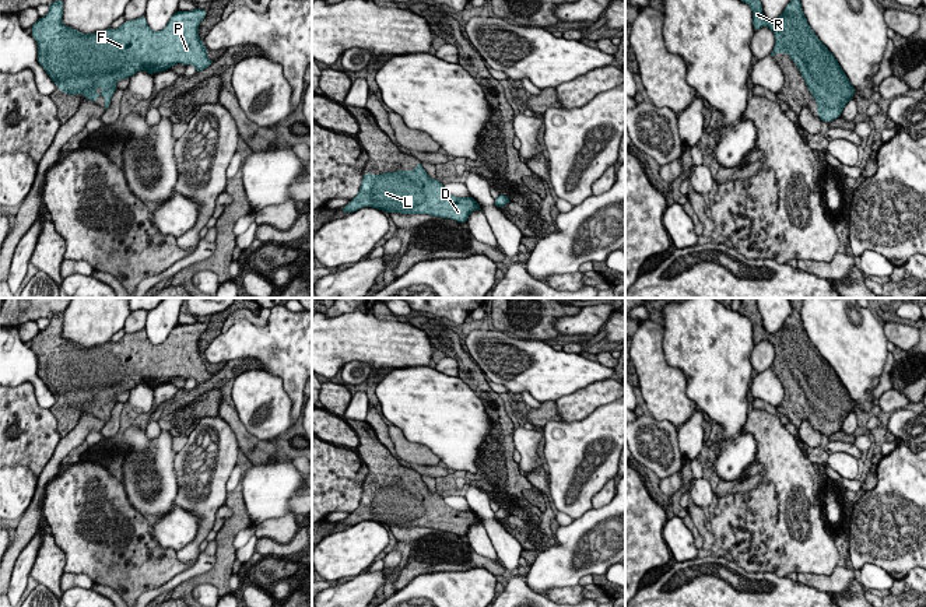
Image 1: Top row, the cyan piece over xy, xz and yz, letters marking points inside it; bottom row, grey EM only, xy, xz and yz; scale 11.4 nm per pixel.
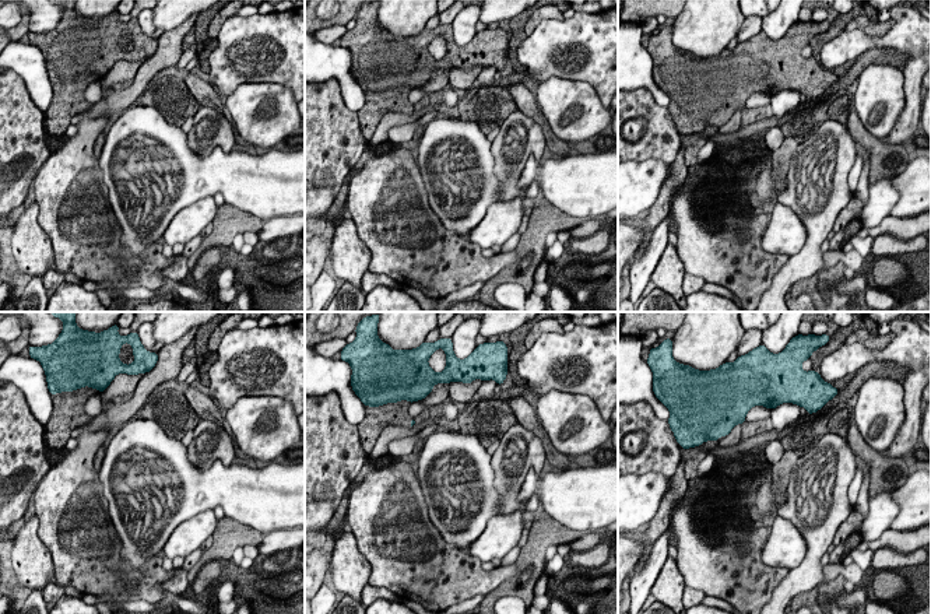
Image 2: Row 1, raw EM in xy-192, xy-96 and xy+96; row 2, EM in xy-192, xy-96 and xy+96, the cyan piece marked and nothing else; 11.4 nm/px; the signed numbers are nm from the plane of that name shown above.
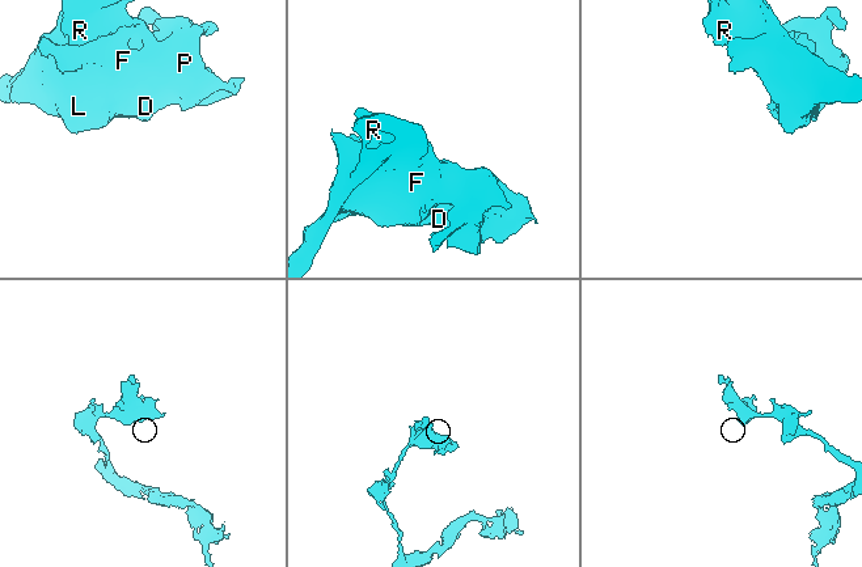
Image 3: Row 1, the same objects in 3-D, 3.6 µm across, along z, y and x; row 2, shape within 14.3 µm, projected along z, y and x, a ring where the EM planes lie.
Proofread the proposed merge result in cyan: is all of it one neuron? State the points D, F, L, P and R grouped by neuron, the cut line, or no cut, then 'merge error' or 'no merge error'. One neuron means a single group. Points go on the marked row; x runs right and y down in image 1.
D F L P R; no cut; no merge error

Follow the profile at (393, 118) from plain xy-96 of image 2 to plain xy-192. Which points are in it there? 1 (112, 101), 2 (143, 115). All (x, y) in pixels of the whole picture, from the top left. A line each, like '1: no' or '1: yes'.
1: yes
2: no

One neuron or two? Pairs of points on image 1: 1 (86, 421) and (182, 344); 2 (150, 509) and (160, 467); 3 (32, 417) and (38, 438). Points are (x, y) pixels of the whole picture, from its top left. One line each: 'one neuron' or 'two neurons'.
1: two neurons
2: one neuron
3: one neuron

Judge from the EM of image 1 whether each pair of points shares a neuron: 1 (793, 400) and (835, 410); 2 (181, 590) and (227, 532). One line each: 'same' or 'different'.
1: same
2: same

